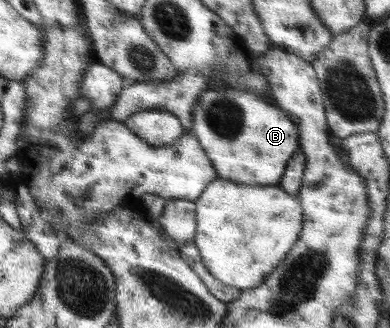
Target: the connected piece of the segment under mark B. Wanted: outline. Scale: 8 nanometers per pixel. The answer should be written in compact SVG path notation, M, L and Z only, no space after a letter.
M218 84L201 93L192 111L191 133L195 134L201 148L207 152L218 178L251 186L276 186L283 178L287 162L300 149L298 125L284 115L277 105L261 99L253 91L239 91L233 87L225 87L227 91L221 89L223 87Z

